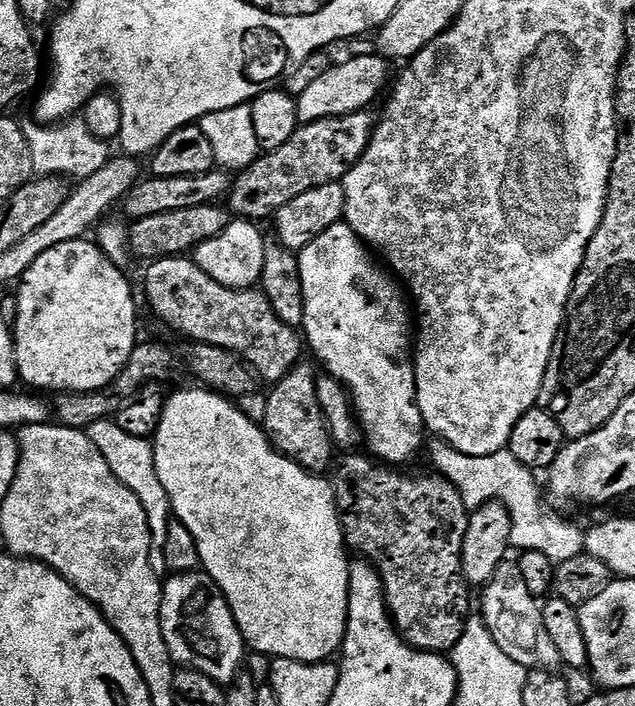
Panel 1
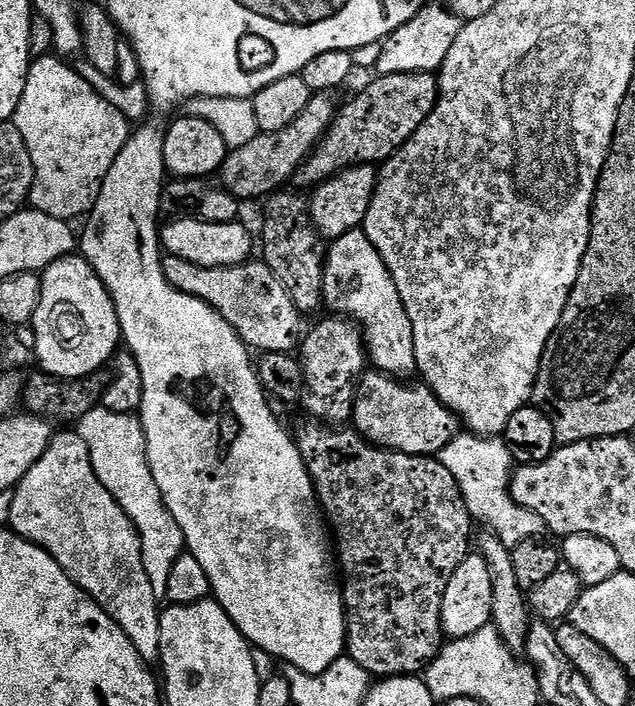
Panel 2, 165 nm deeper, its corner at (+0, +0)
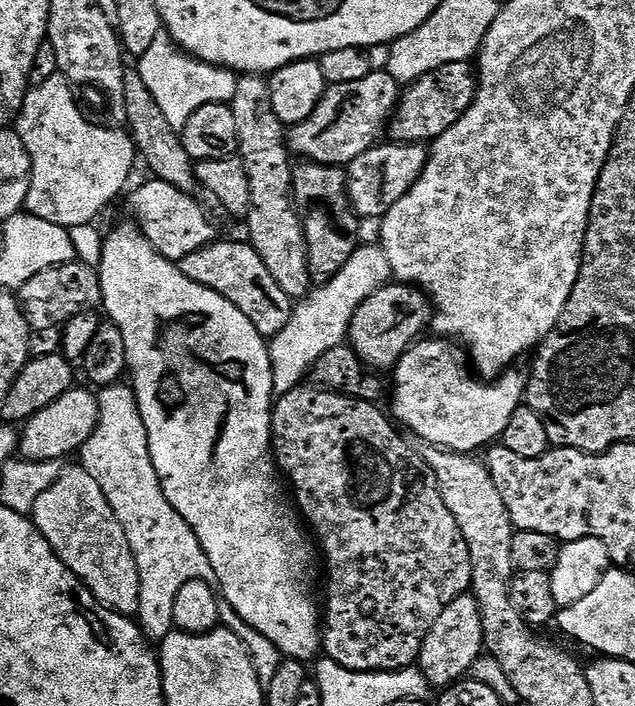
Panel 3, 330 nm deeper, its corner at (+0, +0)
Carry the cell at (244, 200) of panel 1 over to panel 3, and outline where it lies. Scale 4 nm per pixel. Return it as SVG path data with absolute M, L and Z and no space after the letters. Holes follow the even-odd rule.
M454 62L438 70L430 70L430 74L407 85L401 91L396 111L390 117L391 139L398 144L423 145L439 138L446 130L450 130L450 126L454 126L454 122L458 122L458 118L472 104L476 96L477 79L471 63Z

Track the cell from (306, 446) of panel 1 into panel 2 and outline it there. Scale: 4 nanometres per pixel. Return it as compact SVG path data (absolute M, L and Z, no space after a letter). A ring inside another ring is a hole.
M328 318L303 333L298 359L304 371L302 405L311 419L328 426L344 426L352 419L356 387L366 371L366 349L360 330L347 318Z

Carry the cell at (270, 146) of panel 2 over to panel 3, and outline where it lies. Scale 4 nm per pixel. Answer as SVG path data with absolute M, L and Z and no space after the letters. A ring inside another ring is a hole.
M387 70L371 72L362 78L362 82L346 82L334 84L324 89L324 97L314 106L314 114L306 118L306 122L291 125L286 136L286 147L293 157L303 158L313 164L335 164L347 166L358 154L362 154L367 148L373 147L381 139L380 131L385 131L390 117L396 111L396 103L400 101L402 88L396 79Z

